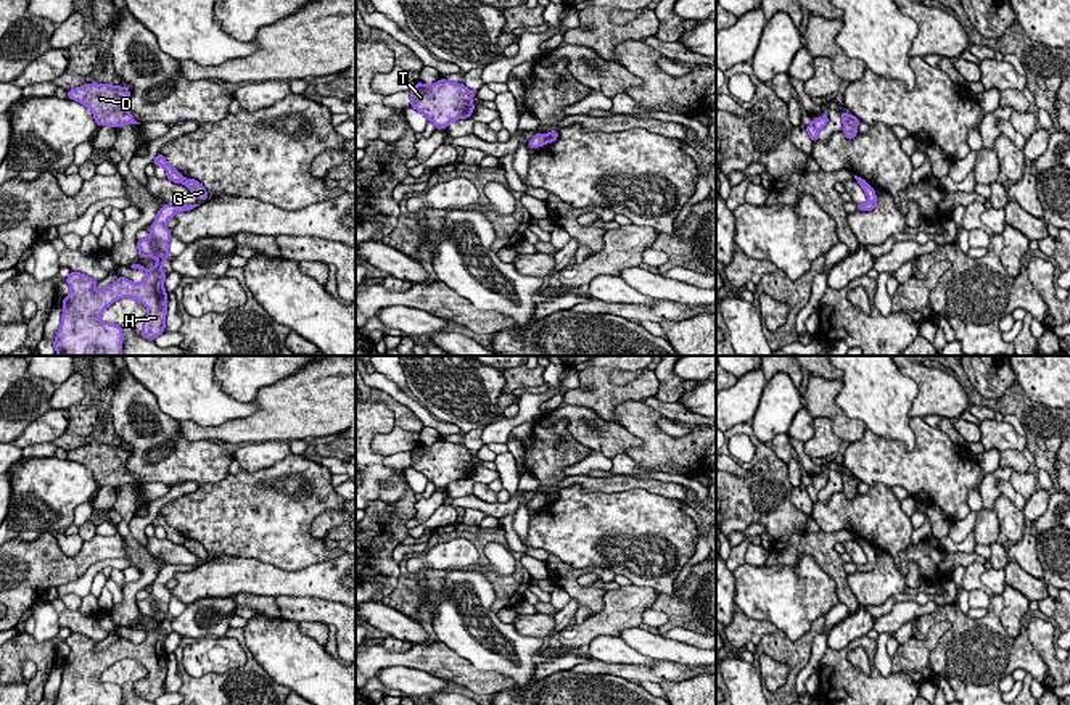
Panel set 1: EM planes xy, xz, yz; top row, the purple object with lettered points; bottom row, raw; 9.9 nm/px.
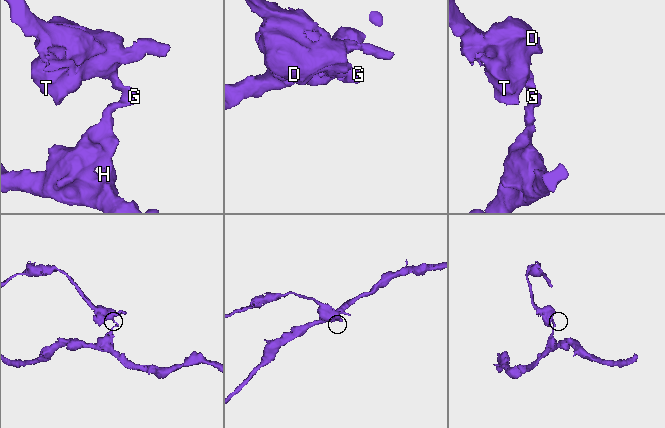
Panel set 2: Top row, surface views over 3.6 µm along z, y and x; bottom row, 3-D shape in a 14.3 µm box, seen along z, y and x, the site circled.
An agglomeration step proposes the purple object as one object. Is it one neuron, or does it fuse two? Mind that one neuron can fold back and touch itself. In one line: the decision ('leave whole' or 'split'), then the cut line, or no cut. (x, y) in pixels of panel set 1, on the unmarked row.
split; cut in xy along (185, 540), (182, 543)

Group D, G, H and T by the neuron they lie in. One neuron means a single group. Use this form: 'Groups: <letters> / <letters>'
Groups: D T / G H

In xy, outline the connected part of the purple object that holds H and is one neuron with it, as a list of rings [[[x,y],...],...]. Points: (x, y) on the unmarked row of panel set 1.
[[[164,565],[151,584],[150,596],[137,602],[140,618],[153,618],[158,625],[145,629],[142,625],[132,625],[132,629],[145,631],[146,639],[134,644],[126,637],[119,637],[109,647],[97,652],[98,641],[80,633],[71,633],[64,641],[71,652],[63,658],[61,686],[56,692],[53,705],[122,705],[122,689],[116,684],[101,682],[103,671],[116,660],[132,658],[140,662],[148,676],[143,679],[142,697],[153,700],[164,694],[167,674],[167,653],[164,641],[167,634],[161,629],[169,618],[171,591],[166,583],[175,573],[191,571],[200,565]]]

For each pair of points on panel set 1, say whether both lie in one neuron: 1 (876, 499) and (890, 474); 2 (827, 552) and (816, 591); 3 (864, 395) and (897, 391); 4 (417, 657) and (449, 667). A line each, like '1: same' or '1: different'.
1: different
2: different
3: same
4: same

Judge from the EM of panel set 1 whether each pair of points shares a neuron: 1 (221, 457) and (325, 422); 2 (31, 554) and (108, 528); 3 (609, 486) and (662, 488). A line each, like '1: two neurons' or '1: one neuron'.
1: two neurons
2: two neurons
3: one neuron

